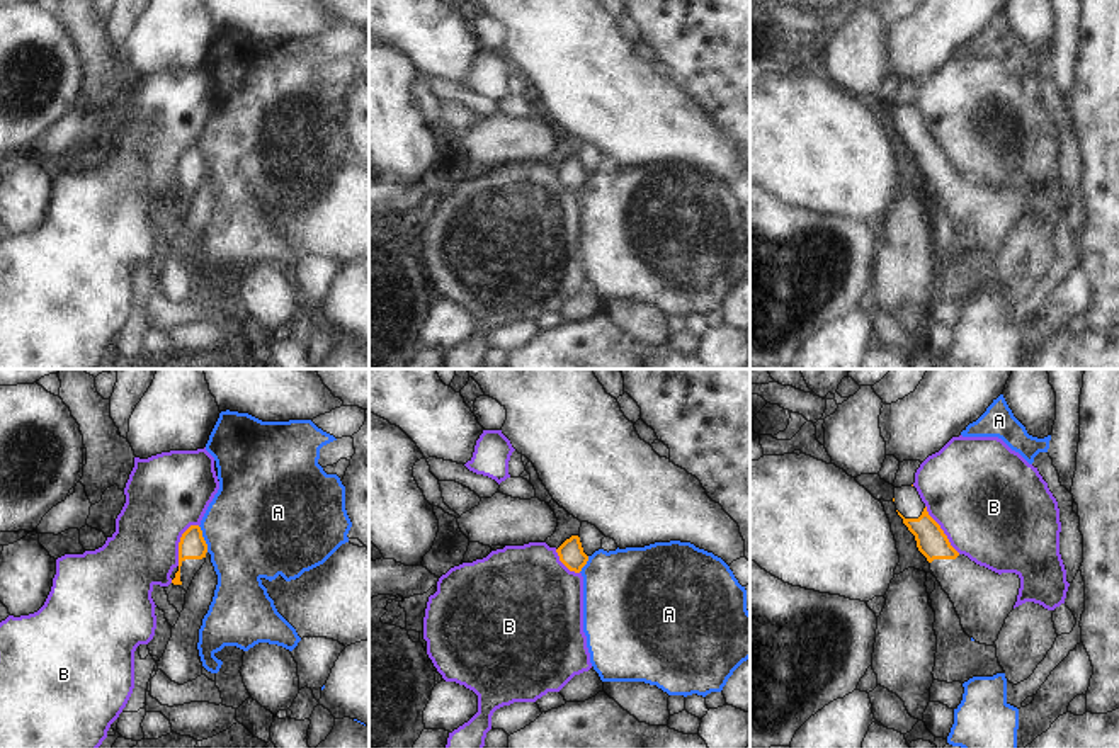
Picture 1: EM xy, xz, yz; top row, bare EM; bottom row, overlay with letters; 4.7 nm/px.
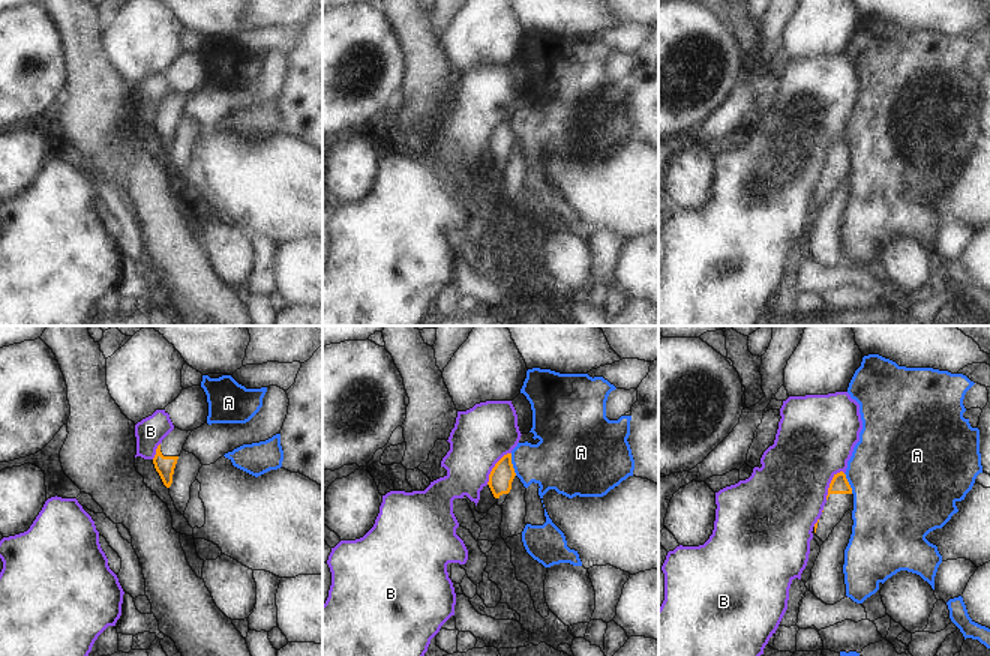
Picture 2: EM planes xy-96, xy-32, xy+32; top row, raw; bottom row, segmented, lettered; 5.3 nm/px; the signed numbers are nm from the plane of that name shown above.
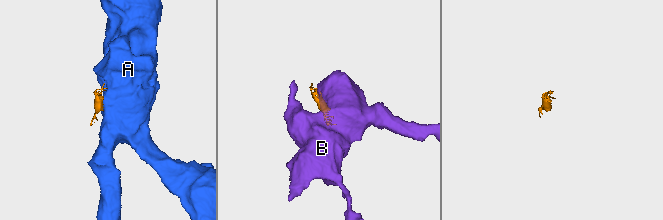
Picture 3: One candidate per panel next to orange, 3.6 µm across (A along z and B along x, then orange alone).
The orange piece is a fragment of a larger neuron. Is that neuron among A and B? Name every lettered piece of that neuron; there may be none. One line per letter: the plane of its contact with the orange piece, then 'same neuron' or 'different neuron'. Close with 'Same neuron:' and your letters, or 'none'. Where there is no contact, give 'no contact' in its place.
A: meets orange in xy; different neuron
B: meets orange in xy; different neuron
Same neuron: none

